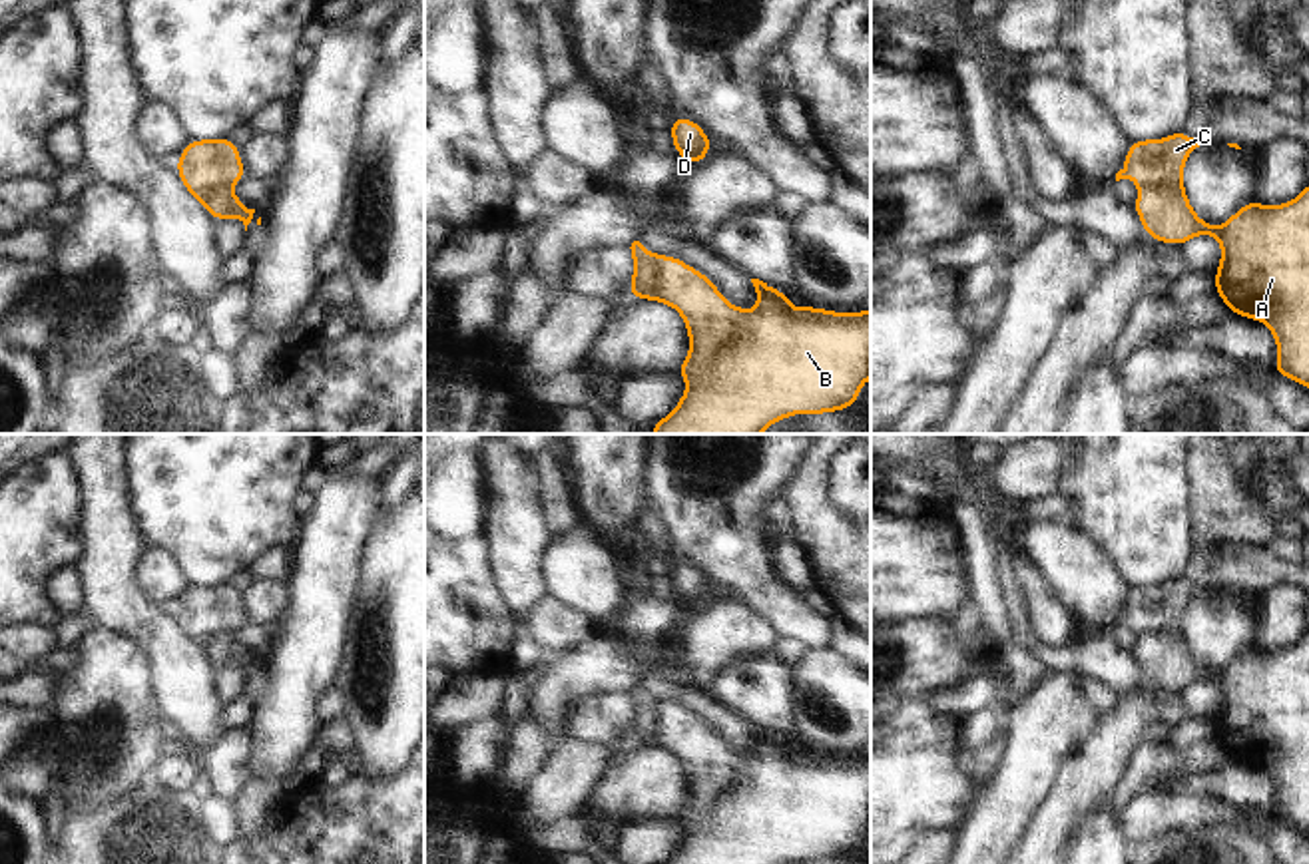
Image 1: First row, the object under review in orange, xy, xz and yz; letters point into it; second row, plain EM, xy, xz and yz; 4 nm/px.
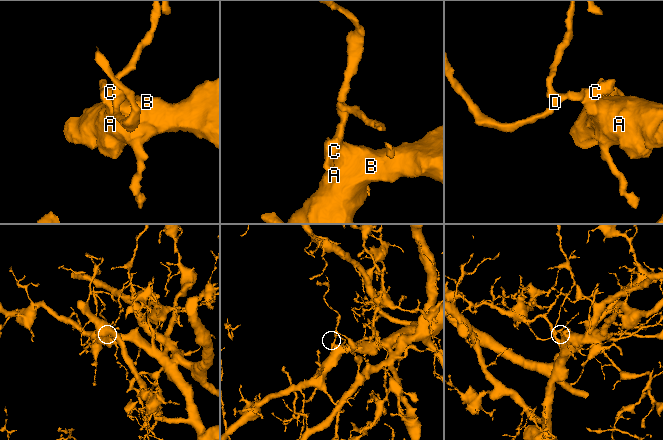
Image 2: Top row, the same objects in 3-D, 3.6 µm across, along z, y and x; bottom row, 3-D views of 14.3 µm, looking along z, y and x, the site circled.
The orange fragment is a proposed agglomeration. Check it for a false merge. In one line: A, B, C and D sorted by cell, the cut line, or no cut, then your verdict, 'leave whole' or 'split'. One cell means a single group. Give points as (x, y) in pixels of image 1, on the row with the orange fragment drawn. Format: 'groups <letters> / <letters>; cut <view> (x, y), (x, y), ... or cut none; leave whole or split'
groups A B / C D; cut yz (1182, 184), (1170, 184), (1156, 172), (1140, 186); split

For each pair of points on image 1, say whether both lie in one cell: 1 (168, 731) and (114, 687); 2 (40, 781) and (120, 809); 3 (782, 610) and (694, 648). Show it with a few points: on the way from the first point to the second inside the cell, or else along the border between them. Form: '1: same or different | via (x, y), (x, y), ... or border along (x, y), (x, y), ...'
1: different | border along (158, 717), (156, 731), (162, 739)
2: different | border along (130, 787), (88, 793), (86, 807), (66, 817)
3: different | border along (722, 592), (750, 606), (780, 636)

